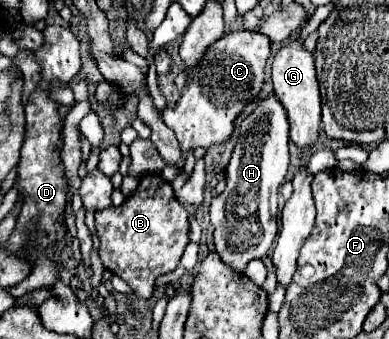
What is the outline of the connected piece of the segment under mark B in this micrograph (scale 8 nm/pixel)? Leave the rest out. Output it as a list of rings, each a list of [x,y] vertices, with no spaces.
[[[149,175],[139,181],[139,187],[127,197],[121,207],[109,207],[95,213],[95,229],[99,235],[99,257],[111,273],[119,275],[137,297],[149,299],[155,289],[155,279],[173,271],[185,245],[189,243],[187,211],[175,199],[173,187],[159,175]]]

